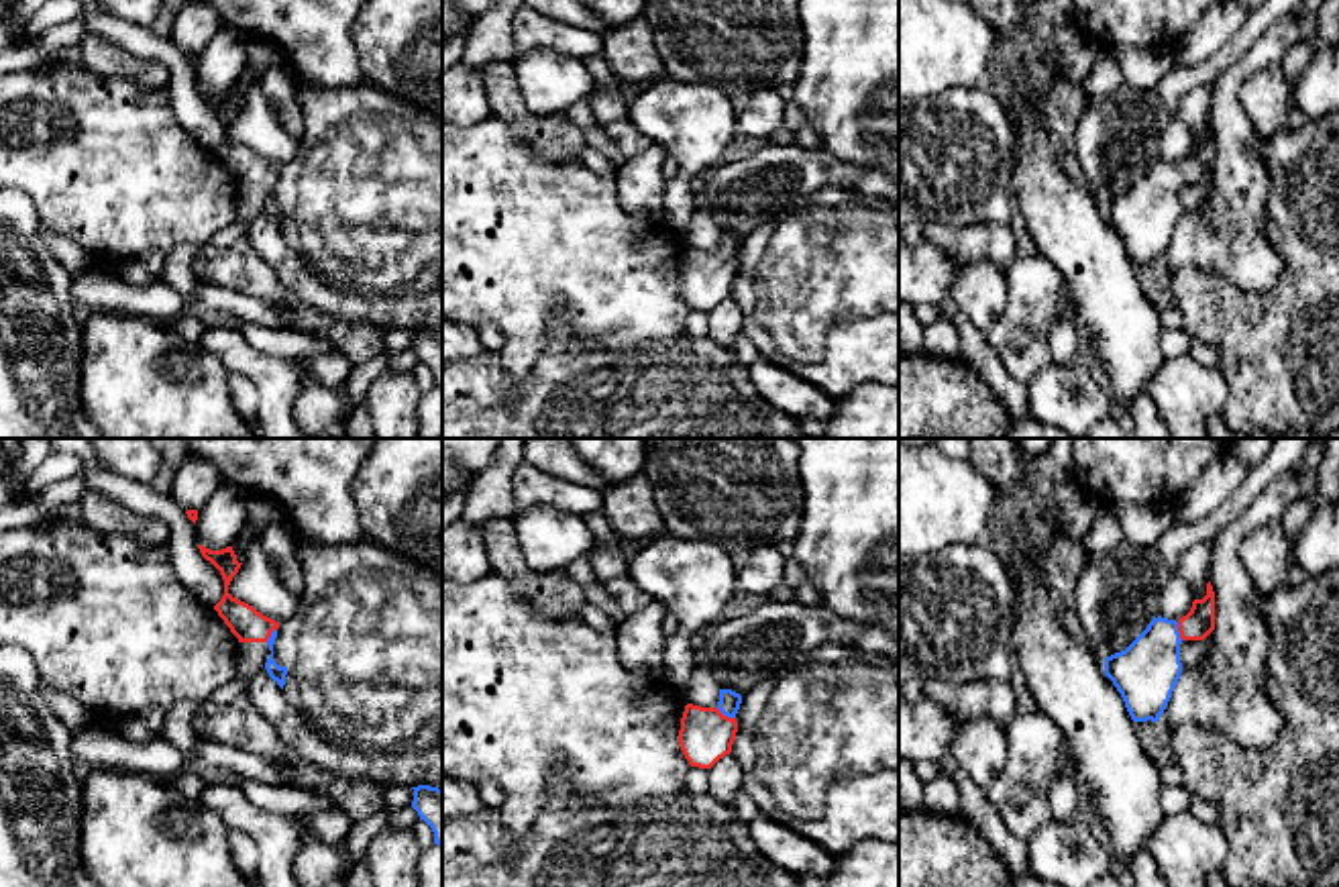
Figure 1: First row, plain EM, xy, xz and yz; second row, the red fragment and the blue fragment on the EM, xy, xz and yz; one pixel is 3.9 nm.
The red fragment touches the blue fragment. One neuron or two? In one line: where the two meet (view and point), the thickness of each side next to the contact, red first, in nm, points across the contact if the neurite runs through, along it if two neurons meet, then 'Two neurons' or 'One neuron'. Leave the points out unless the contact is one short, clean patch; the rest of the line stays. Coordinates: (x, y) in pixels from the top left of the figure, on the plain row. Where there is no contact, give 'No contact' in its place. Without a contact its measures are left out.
Touches red at xz (726, 259). Thickness 220 nm (red) against 90 nm. Path across: xz (706, 278), (726, 259), (728, 247). One neuron

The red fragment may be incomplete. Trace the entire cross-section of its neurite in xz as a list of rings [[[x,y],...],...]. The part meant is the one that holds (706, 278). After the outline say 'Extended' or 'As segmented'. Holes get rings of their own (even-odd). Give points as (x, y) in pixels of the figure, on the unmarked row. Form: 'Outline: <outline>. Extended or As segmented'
Outline: [[[719,232],[715,251],[687,247],[679,288],[691,310],[711,312],[719,302],[732,296],[736,283],[742,239],[732,232]]]. Extended

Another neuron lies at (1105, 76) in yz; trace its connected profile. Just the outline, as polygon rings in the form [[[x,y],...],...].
[[[1101,53],[1082,82],[1084,104],[1117,92],[1123,84],[1127,82],[1119,63],[1109,53]]]

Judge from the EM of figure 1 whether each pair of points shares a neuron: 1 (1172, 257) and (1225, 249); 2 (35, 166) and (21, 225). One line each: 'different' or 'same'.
1: same
2: different

